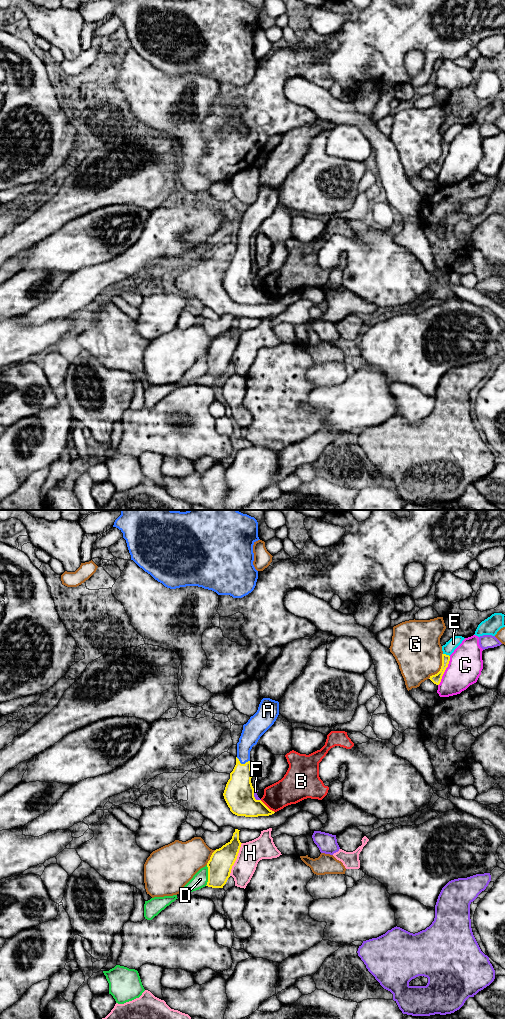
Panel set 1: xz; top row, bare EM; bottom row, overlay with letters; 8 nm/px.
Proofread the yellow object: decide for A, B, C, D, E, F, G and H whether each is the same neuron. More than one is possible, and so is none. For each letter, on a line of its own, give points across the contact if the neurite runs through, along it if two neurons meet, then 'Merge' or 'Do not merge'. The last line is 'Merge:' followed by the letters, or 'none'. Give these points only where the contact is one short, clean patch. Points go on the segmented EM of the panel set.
A: Path across: xz (239, 793), (242, 764), (243, 748), (250, 735). Merge
B: Boundary: xz (260, 800), (274, 812). Do not merge
C: Do not merge
D: Do not merge
E: Do not merge
F: Do not merge
G: Do not merge
H: Do not merge
Merge: A

